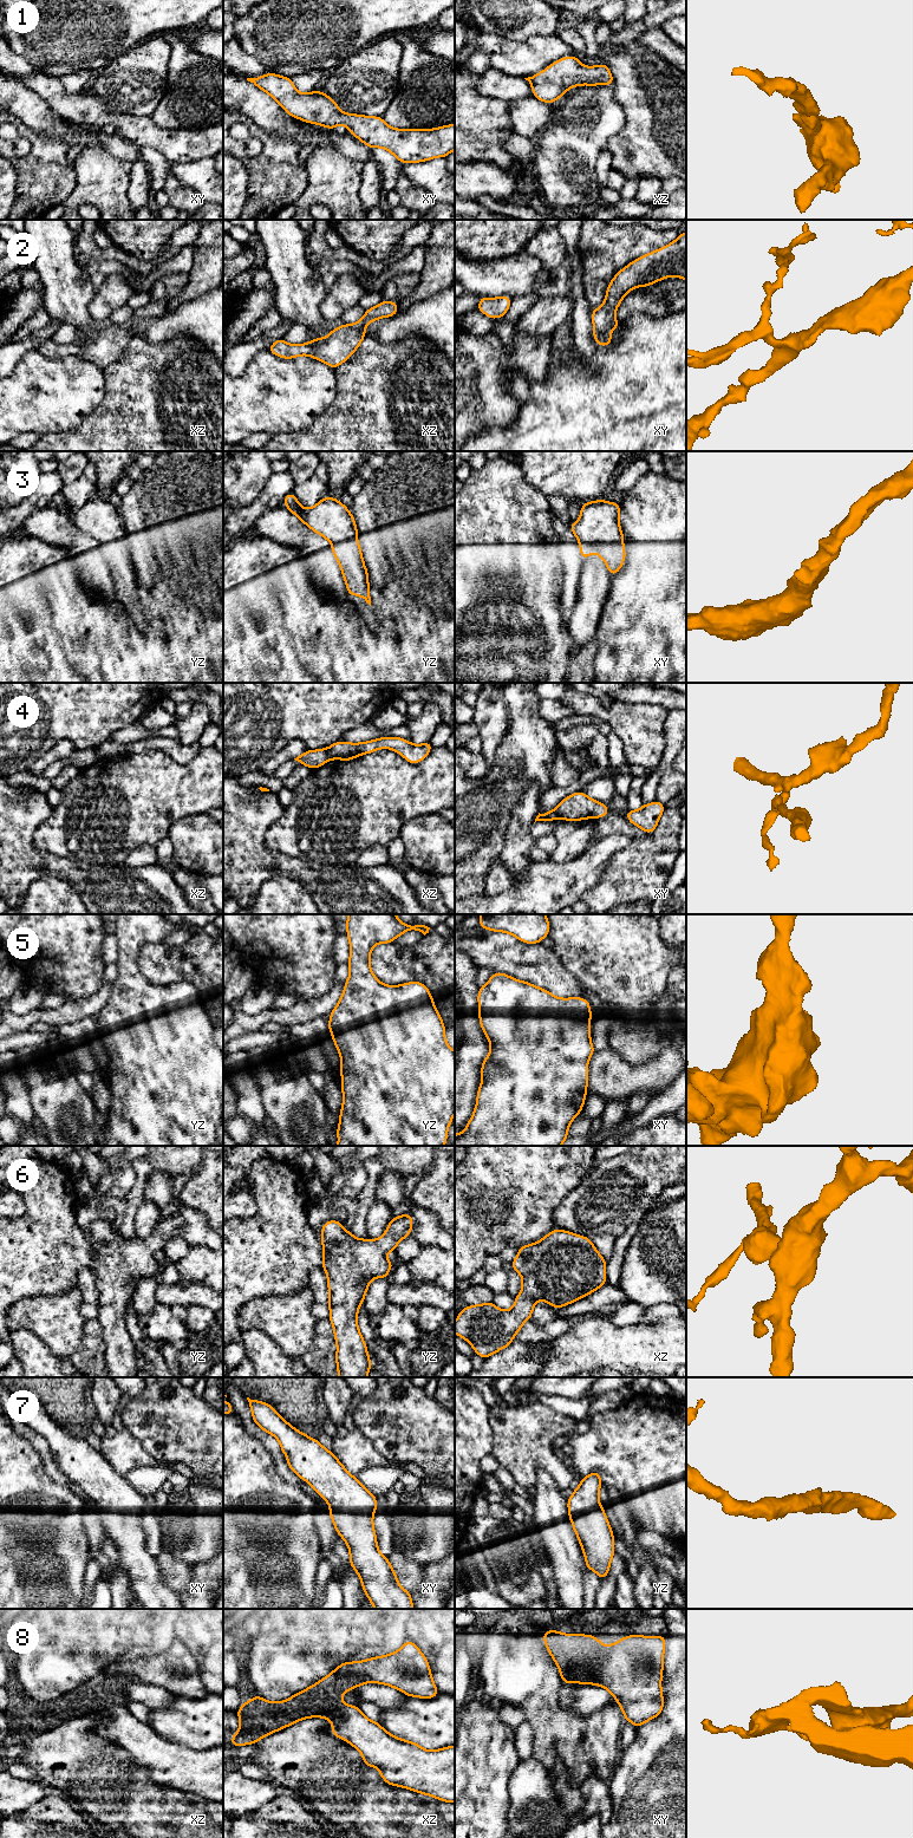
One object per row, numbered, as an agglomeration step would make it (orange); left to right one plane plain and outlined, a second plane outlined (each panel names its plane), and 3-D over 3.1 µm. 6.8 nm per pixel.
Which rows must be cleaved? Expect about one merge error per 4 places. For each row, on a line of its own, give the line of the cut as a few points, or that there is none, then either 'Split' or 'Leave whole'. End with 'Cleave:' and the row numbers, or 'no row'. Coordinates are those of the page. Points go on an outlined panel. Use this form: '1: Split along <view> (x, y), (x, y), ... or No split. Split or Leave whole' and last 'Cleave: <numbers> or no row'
1: No split. Leave whole
2: No split. Leave whole
3: No split. Leave whole
4: Split along xz (324, 749), (330, 758). Split
5: No split. Leave whole
6: No split. Leave whole
7: No split. Leave whole
8: No split. Leave whole
Cleave: 4

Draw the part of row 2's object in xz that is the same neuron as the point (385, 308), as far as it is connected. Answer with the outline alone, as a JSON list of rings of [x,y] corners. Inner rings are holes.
[[[381,300],[379,305],[366,309],[359,321],[351,325],[343,324],[331,331],[326,338],[312,339],[301,345],[288,344],[281,338],[270,345],[268,351],[283,359],[309,356],[334,370],[357,351],[366,337],[365,327],[370,322],[397,313],[398,302]]]

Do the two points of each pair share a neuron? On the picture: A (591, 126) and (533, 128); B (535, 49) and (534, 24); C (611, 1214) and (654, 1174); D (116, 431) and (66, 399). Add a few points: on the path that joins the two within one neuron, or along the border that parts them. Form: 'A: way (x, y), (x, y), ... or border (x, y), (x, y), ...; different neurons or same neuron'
A: border (552, 103), (553, 118), (534, 141); different neurons
B: border (556, 33), (530, 36), (526, 39), (508, 39); different neurons
C: way (615, 1201), (641, 1175); same neuron
D: border (105, 390), (102, 402), (70, 432); different neurons

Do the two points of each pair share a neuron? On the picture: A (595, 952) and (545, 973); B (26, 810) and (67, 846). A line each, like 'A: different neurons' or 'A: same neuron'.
A: different neurons
B: different neurons

